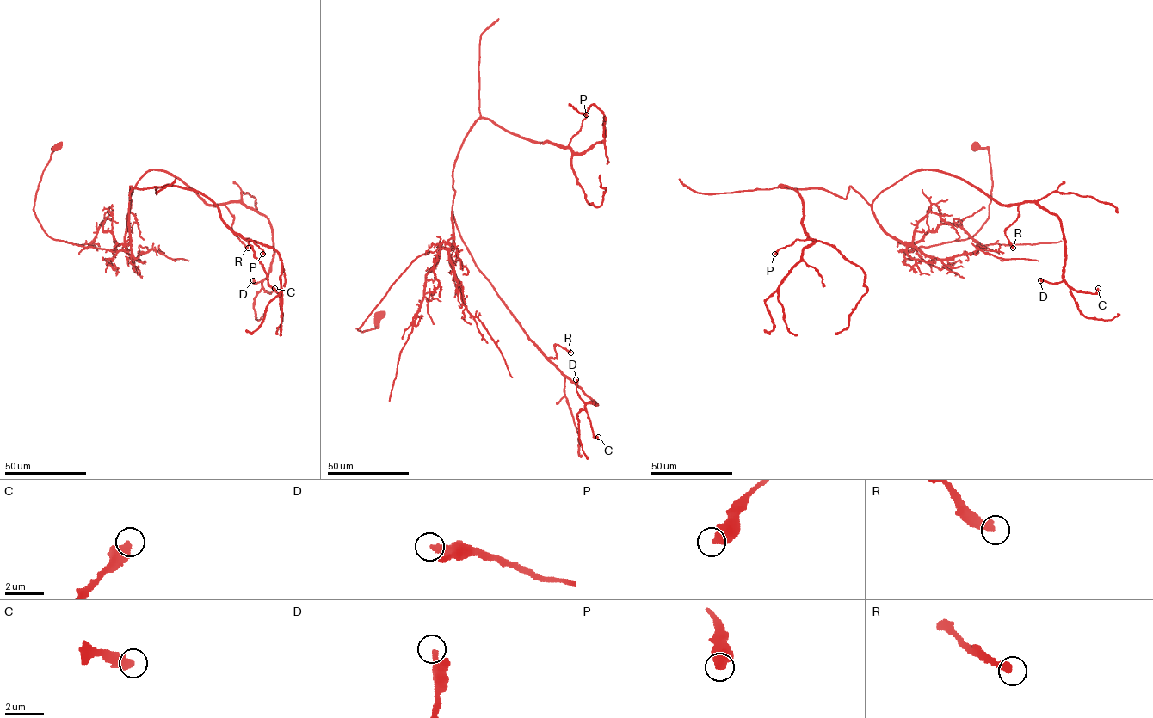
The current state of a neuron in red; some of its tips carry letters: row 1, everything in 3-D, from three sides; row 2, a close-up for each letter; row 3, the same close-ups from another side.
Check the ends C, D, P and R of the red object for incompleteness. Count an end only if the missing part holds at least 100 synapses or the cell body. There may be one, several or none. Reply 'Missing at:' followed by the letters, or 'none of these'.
Missing at: none of these

